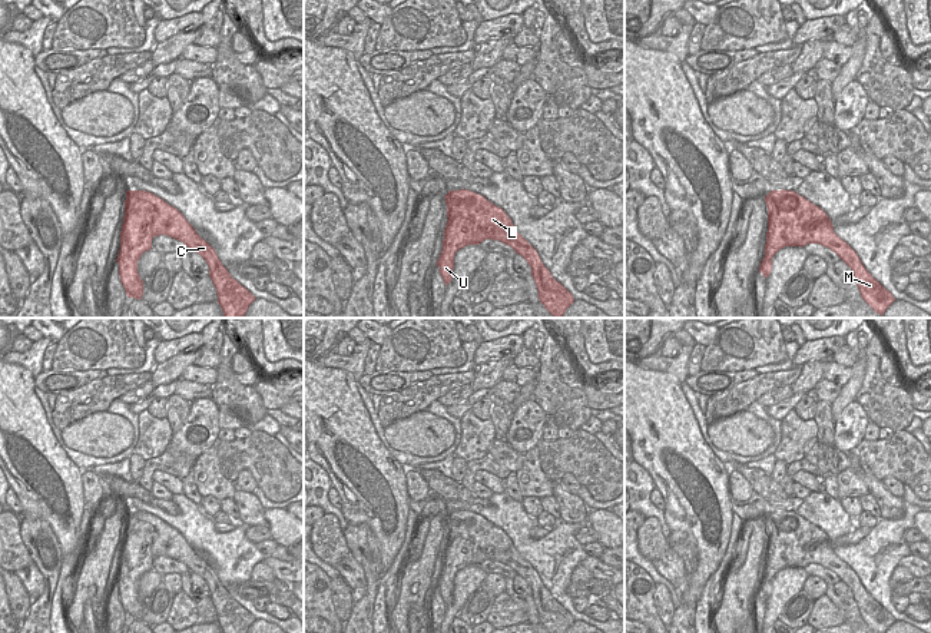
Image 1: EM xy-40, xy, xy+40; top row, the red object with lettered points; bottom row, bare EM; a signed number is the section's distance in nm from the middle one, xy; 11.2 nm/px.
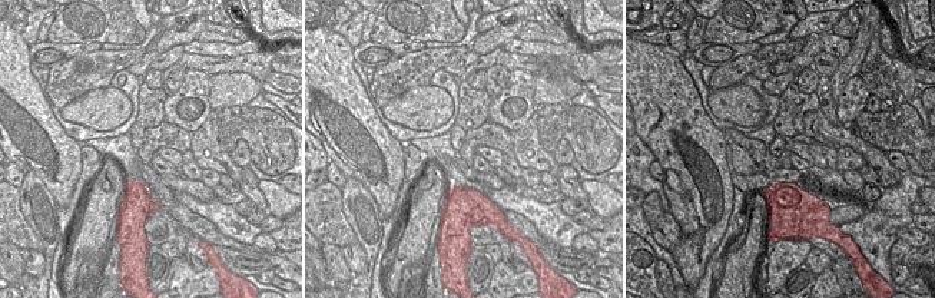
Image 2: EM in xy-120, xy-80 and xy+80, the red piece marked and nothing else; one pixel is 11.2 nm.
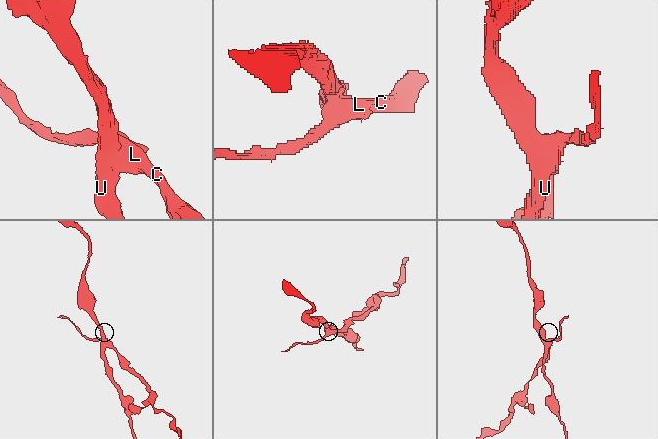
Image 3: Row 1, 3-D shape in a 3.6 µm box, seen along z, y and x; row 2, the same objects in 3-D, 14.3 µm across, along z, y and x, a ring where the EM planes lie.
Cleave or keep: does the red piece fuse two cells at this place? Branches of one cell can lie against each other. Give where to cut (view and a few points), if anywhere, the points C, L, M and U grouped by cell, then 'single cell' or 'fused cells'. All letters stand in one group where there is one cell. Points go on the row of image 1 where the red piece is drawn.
xy (447, 221), (456, 216), (467, 216), (470, 219), (473, 244) | C L M / U | fused cells

